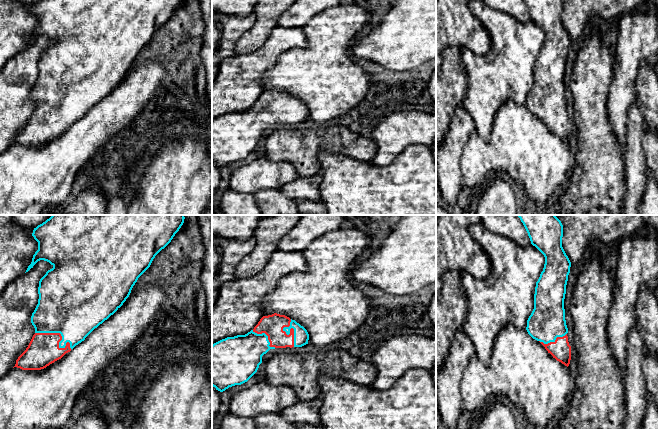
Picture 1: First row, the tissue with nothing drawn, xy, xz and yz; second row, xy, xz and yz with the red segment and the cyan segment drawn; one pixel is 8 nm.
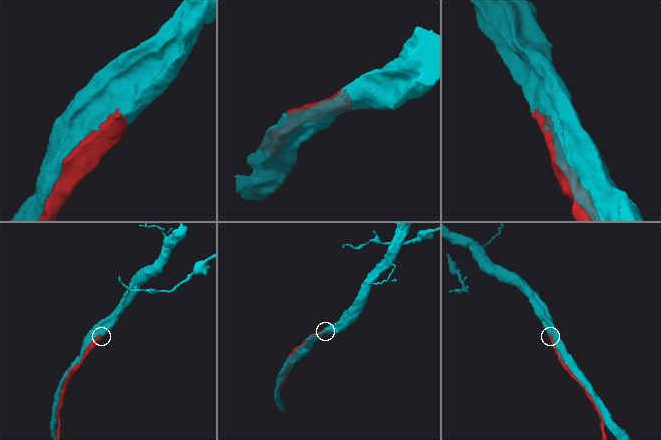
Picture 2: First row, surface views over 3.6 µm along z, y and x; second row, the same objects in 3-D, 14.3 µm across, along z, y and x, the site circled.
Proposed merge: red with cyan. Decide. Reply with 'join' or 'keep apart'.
join

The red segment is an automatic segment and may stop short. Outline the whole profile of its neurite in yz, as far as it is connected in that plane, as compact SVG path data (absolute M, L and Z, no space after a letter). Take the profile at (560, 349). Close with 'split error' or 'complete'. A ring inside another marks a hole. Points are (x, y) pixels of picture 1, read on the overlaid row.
M518 215L518 217L528 233L531 244L545 257L543 271L536 282L534 309L527 320L526 330L553 358L568 367L571 360L571 346L567 336L564 299L571 262L562 247L563 225L555 215Z | split error

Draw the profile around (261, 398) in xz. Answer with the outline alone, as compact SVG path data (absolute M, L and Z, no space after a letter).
M258 382L235 394L227 406L229 413L242 418L263 414L280 414L286 407L299 401L292 388Z

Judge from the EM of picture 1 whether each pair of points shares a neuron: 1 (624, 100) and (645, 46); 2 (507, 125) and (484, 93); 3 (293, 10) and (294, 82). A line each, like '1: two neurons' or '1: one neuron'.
1: one neuron
2: two neurons
3: two neurons

